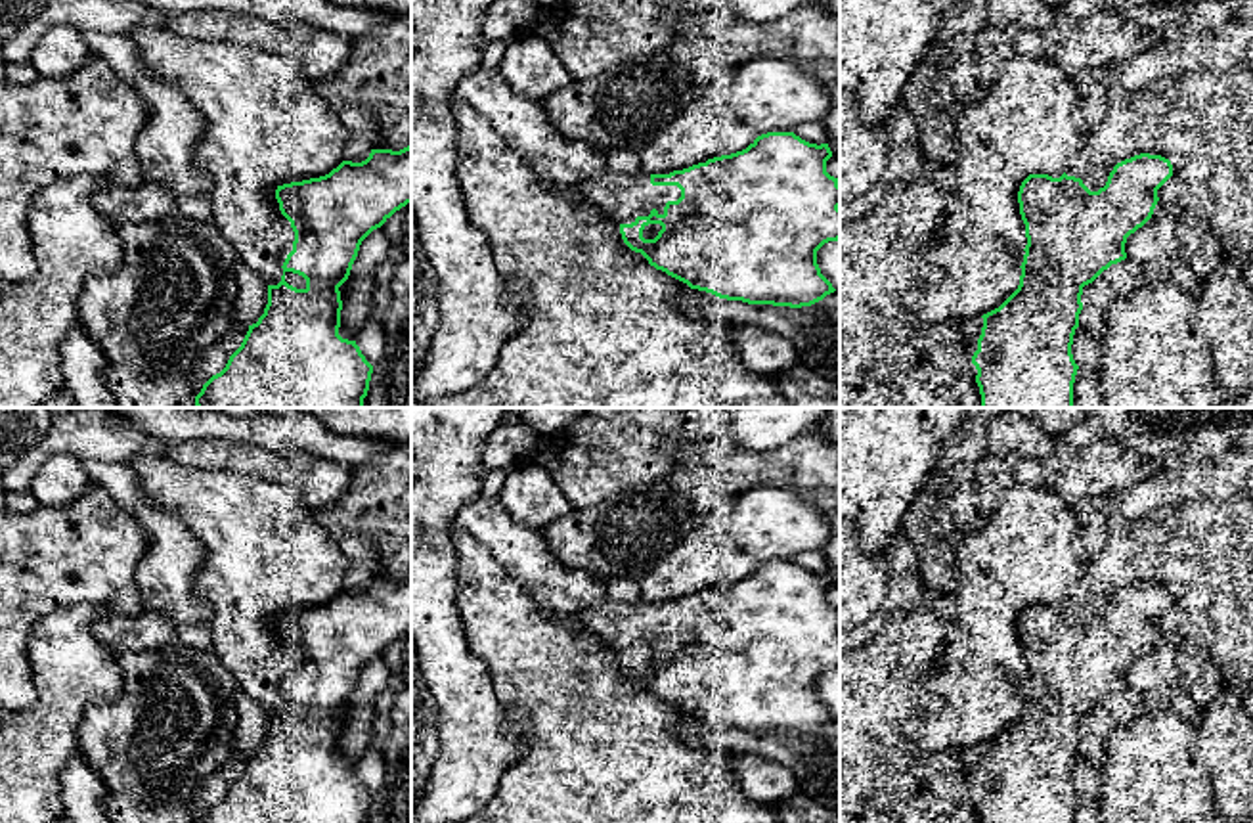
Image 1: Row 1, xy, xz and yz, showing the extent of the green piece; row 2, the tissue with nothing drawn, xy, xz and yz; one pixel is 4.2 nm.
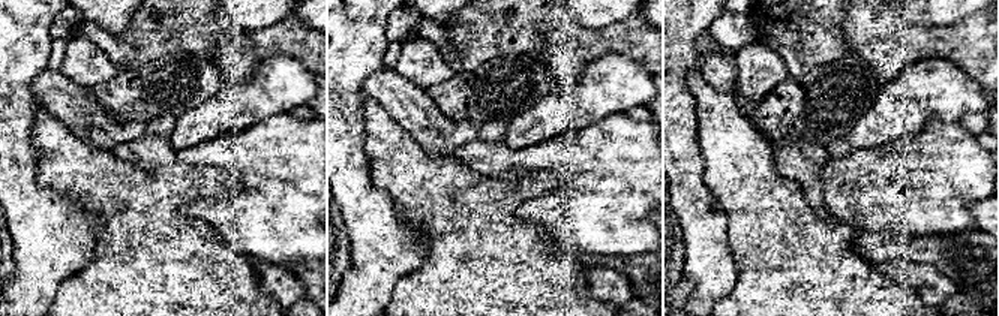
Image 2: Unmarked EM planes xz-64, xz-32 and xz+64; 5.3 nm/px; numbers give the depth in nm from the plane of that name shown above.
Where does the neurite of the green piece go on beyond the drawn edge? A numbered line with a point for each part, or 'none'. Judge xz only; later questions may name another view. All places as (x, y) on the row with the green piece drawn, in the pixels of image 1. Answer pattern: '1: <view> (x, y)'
1: xz (624, 198)

